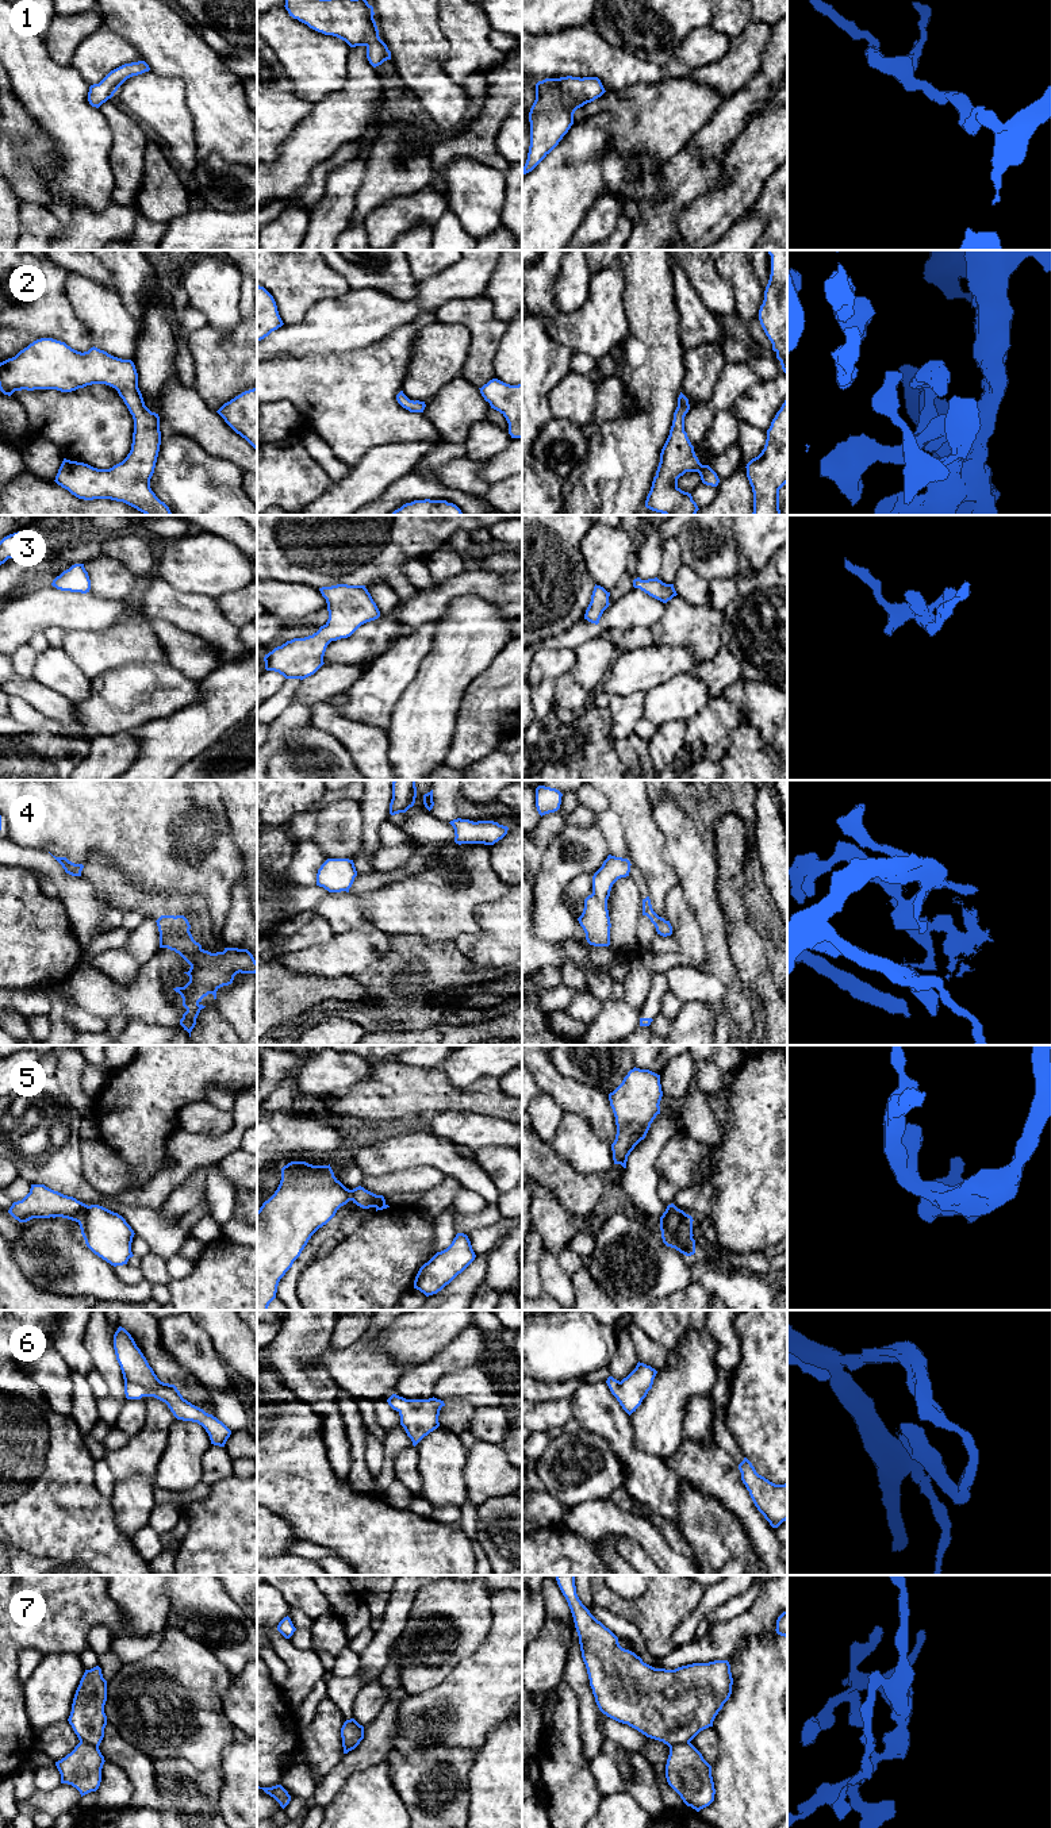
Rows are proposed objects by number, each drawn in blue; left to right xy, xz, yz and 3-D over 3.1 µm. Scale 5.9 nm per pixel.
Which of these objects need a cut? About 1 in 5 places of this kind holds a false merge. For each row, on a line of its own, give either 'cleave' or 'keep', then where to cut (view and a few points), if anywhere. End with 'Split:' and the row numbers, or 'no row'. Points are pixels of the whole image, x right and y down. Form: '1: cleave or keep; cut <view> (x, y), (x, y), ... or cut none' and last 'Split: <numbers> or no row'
1: keep; cut none
2: keep; cut none
3: keep; cut none
4: cleave; cut xy (83, 866), (80, 870)
5: cleave; cut xy (88, 1206), (77, 1221)
6: keep; cut none
7: keep; cut none
Split: 4, 5

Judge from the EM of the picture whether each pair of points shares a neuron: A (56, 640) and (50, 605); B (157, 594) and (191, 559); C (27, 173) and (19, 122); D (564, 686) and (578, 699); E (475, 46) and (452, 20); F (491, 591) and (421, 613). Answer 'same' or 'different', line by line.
A: different
B: different
C: same
D: same
E: same
F: same

